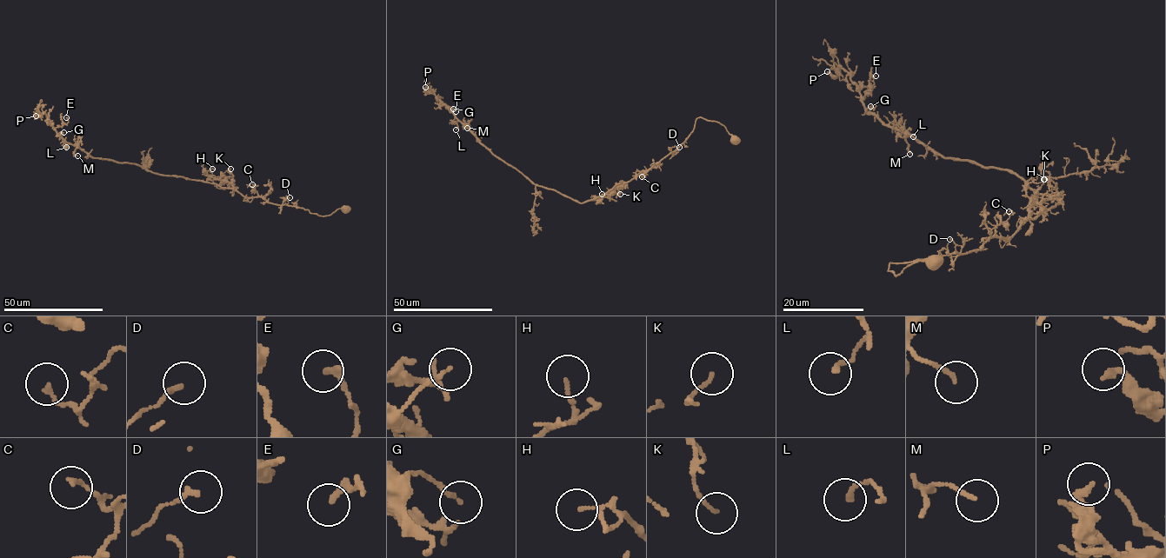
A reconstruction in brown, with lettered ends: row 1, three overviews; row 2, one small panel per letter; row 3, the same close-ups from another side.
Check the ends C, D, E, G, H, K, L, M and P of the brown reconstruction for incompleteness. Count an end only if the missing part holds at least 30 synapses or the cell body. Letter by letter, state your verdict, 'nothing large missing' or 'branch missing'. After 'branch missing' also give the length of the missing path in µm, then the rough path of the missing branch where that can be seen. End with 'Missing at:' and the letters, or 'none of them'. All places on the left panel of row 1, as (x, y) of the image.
C: nothing large missing
D: nothing large missing
E: nothing large missing
G: nothing large missing
H: nothing large missing
K: nothing large missing
L: nothing large missing
M: nothing large missing
P: nothing large missing
Missing at: none of them

